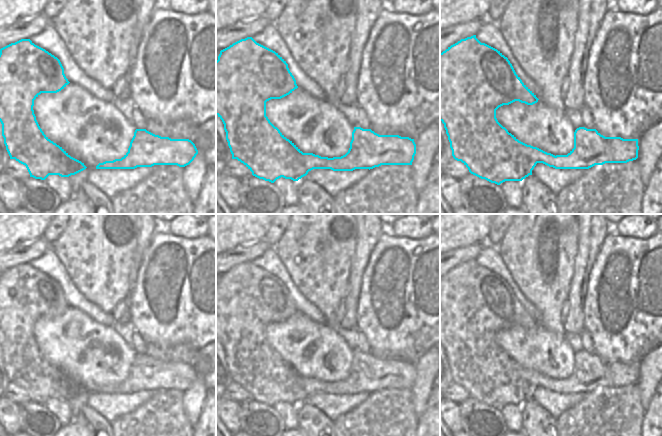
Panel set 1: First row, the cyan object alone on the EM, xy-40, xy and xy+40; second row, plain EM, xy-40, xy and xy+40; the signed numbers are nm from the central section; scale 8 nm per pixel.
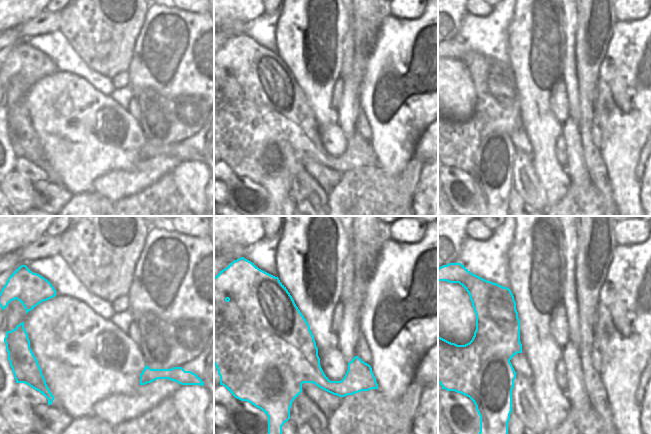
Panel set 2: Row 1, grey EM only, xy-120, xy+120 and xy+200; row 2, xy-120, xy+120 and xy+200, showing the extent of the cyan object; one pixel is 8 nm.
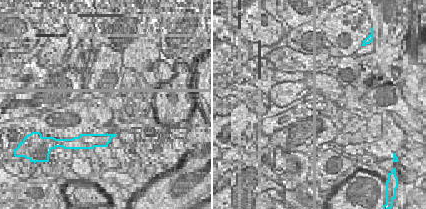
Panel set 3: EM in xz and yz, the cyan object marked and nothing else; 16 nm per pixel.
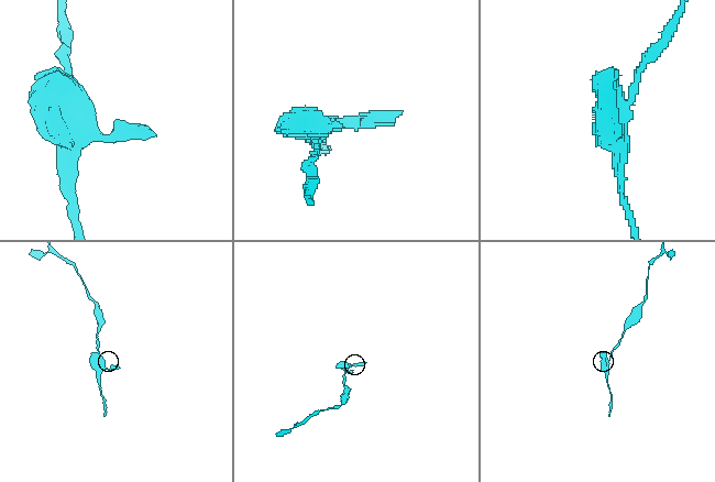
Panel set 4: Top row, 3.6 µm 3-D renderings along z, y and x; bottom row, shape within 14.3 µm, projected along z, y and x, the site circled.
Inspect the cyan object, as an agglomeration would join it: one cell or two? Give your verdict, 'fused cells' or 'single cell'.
fused cells

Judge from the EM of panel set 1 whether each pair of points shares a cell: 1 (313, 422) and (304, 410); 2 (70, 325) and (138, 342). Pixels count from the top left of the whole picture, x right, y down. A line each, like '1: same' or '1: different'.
1: same
2: different

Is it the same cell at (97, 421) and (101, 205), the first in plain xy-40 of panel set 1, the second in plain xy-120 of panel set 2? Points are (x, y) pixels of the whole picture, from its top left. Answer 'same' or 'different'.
same

